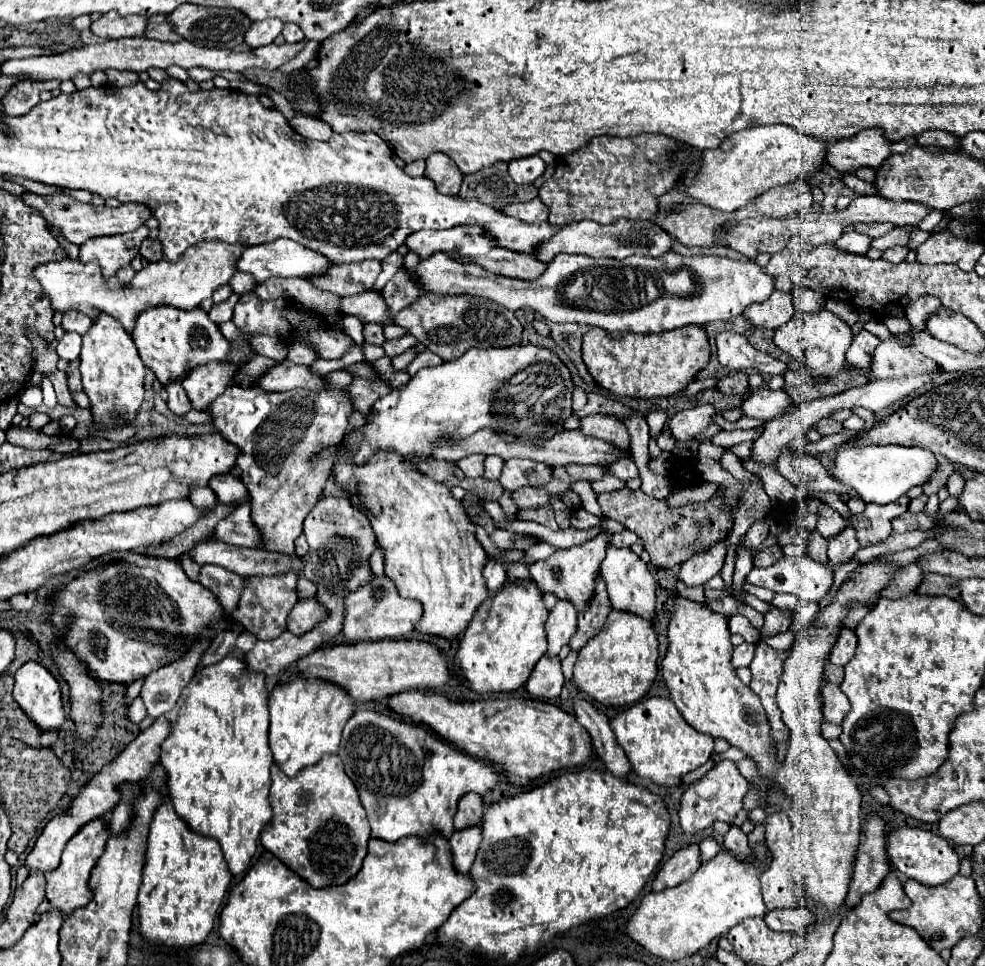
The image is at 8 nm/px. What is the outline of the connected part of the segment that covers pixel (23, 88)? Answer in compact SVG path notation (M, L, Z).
M21 80L15 84L13 90L7 92L7 96L3 96L1 106L3 112L9 116L19 116L19 114L27 114L41 98L39 94L45 90L53 90L59 88L59 80L51 80L51 82L37 82L37 80Z

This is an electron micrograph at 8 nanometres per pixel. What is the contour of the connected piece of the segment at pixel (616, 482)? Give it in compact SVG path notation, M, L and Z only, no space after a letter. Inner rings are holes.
M610 464L602 466L605 468L606 475L601 480L591 483L591 487L595 493L612 492L626 486L625 482L611 474L611 468L609 468Z

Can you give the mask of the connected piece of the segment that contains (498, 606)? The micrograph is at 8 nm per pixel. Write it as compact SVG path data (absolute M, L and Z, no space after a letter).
M513 580L491 592L469 622L455 656L467 686L479 694L513 692L523 686L537 660L547 652L547 618L543 592L531 580Z

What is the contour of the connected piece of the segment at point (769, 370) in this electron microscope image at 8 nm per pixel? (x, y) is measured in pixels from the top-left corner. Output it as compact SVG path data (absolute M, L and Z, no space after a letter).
M721 332L717 334L717 356L723 366L729 370L743 370L743 368L757 368L761 374L785 374L787 364L755 350L743 334Z

